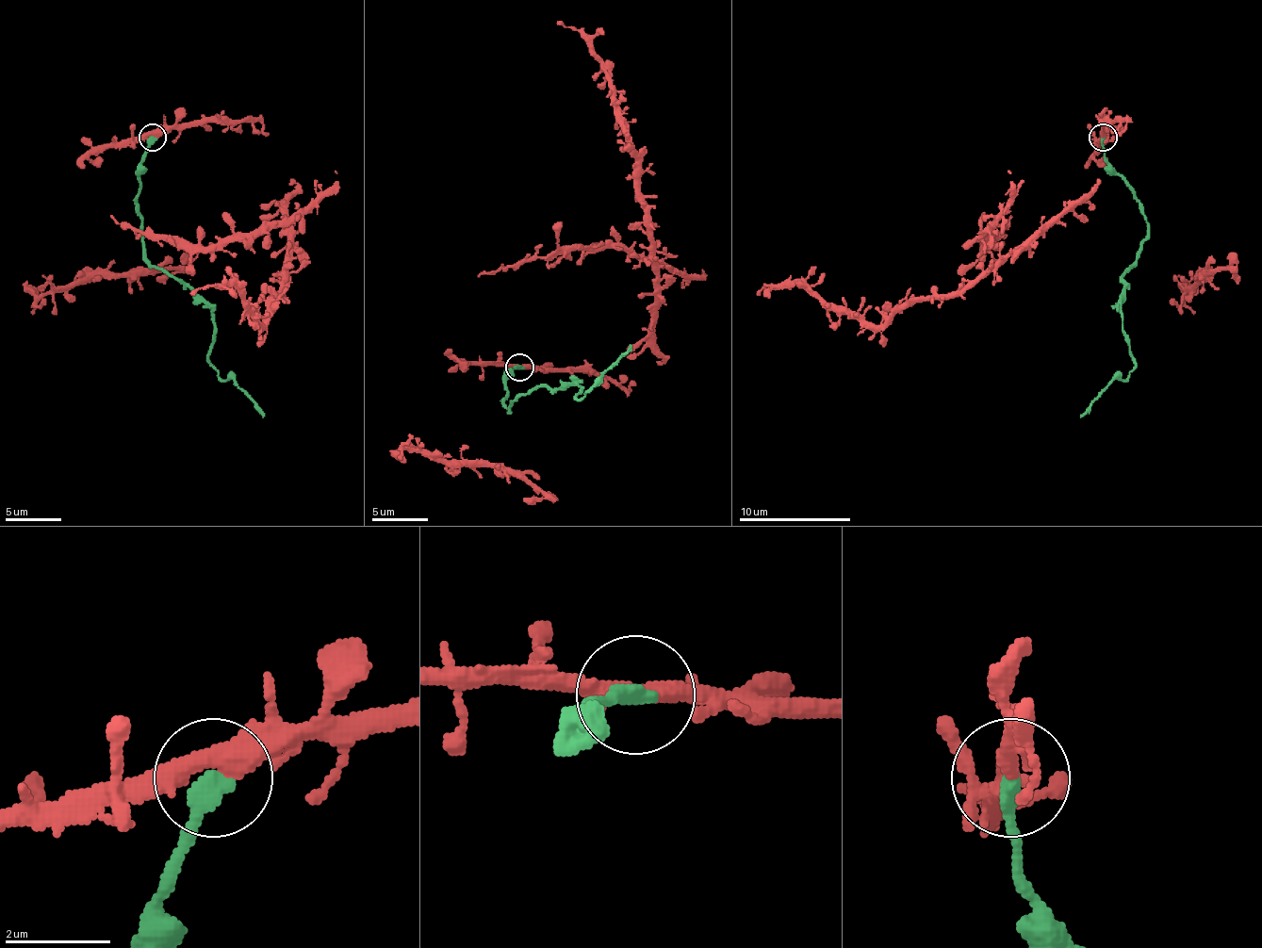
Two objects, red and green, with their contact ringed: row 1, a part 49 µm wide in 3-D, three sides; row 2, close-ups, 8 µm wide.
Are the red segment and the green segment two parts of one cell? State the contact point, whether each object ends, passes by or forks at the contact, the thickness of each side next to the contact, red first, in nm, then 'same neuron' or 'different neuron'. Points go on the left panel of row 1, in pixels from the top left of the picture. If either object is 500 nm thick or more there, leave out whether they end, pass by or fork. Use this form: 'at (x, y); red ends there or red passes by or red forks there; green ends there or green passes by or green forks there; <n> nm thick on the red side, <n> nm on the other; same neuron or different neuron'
at (153, 137); red passes by; green ends there; 400 nm thick on the red side, 400 nm on the other; different neuron

